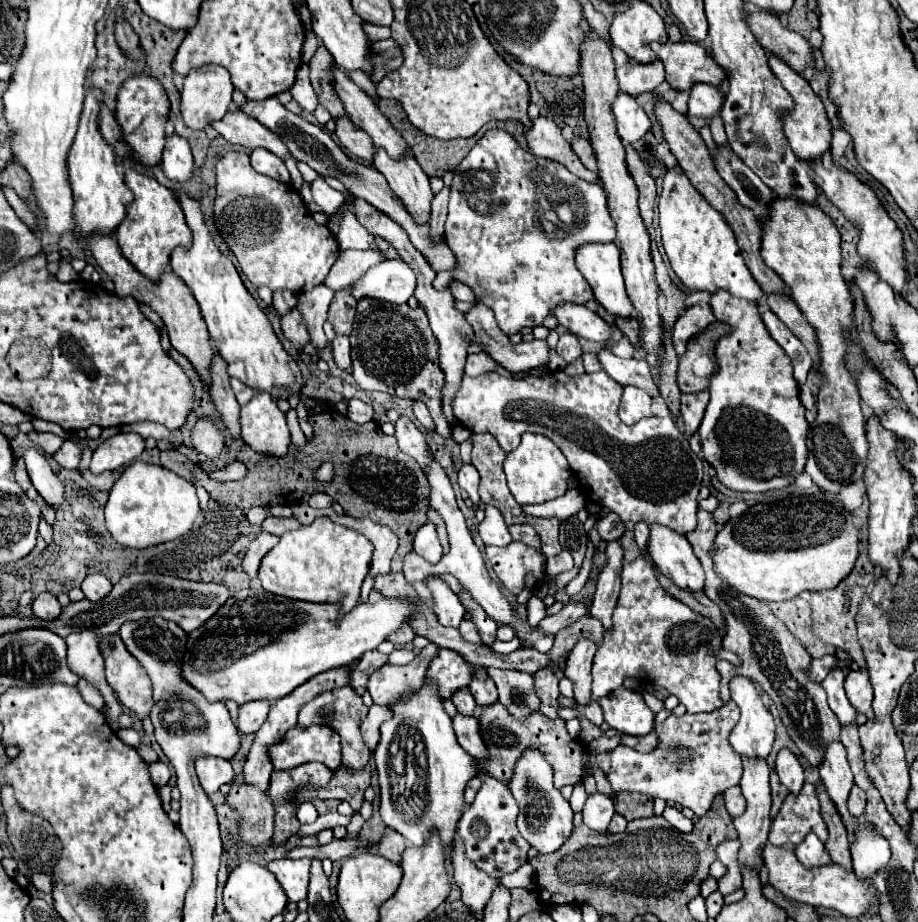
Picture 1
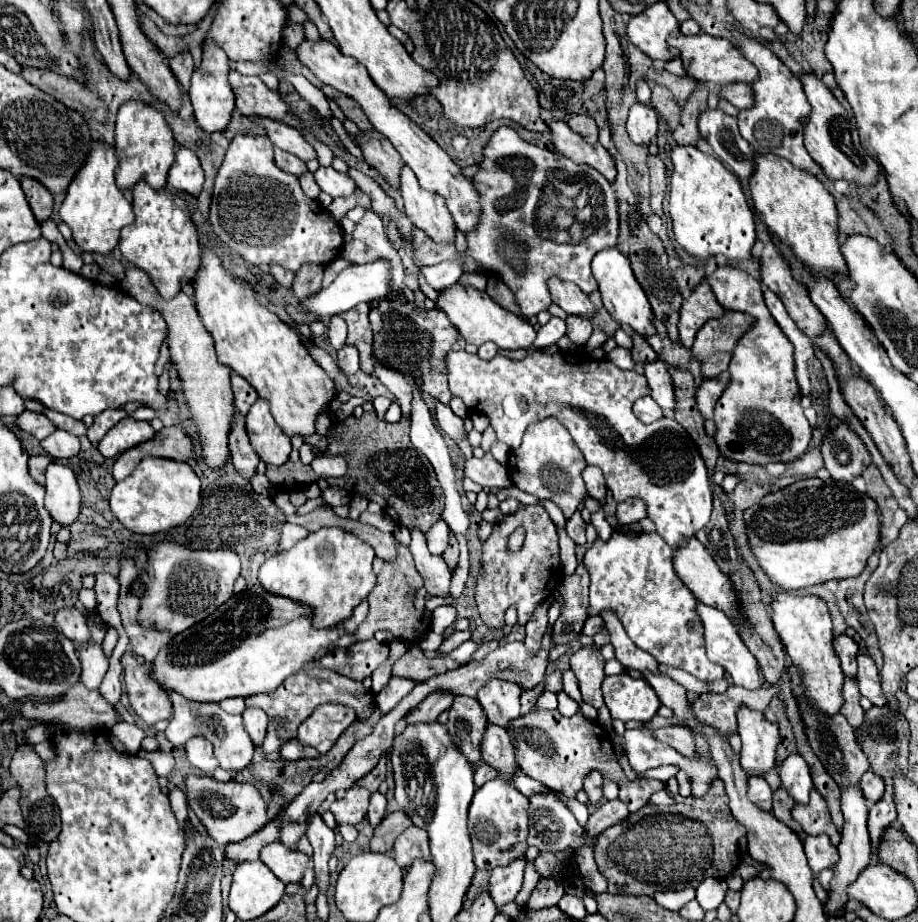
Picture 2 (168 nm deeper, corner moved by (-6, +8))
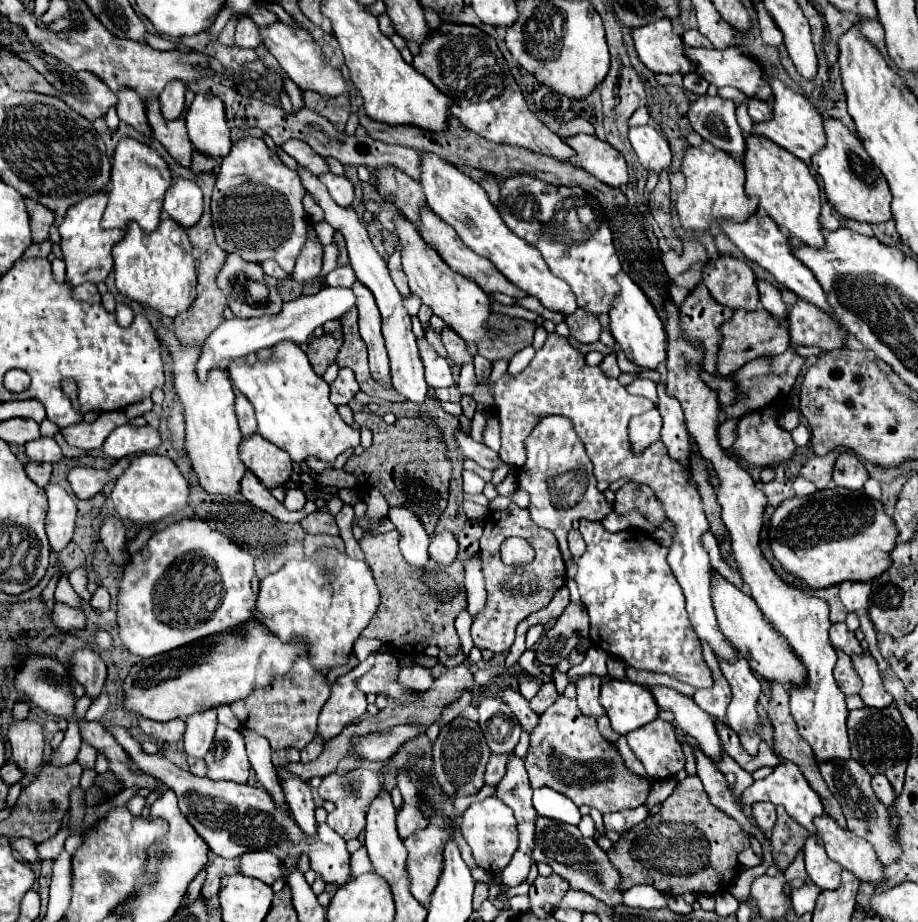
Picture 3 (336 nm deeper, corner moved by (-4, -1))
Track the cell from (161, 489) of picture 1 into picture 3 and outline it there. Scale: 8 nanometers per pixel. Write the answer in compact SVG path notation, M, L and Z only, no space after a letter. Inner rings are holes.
M141 454L135 456L129 468L115 480L115 488L111 492L111 500L115 504L115 512L121 520L129 520L135 524L155 524L161 518L179 512L187 506L189 500L189 482L183 478L179 468L167 456L159 454Z

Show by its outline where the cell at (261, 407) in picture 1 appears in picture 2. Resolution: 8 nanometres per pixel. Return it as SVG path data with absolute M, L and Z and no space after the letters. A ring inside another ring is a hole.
M257 399L251 405L245 423L251 445L265 463L283 465L289 459L291 437L287 437L283 429L275 423L269 411L269 403L265 399Z

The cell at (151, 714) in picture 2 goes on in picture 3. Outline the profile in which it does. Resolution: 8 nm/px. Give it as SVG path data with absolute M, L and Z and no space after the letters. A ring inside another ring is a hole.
M179 718L167 724L153 722L153 720L139 720L139 726L147 736L153 736L155 740L163 740L163 742L179 742L185 732L185 722Z

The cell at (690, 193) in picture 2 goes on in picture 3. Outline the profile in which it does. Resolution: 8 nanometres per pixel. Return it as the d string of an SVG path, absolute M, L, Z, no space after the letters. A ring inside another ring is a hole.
M709 142L701 146L691 146L683 158L683 174L687 180L687 190L679 192L677 196L677 212L681 216L681 224L685 230L703 232L711 230L719 224L721 218L735 218L745 220L751 212L757 210L757 198L747 196L745 192L745 168L743 162L735 160L731 154L715 148Z

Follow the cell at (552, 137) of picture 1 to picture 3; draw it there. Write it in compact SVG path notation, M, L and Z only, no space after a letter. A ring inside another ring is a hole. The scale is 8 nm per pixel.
M577 134L565 142L575 150L577 166L593 174L597 180L613 188L627 182L627 162L609 142L589 134Z

